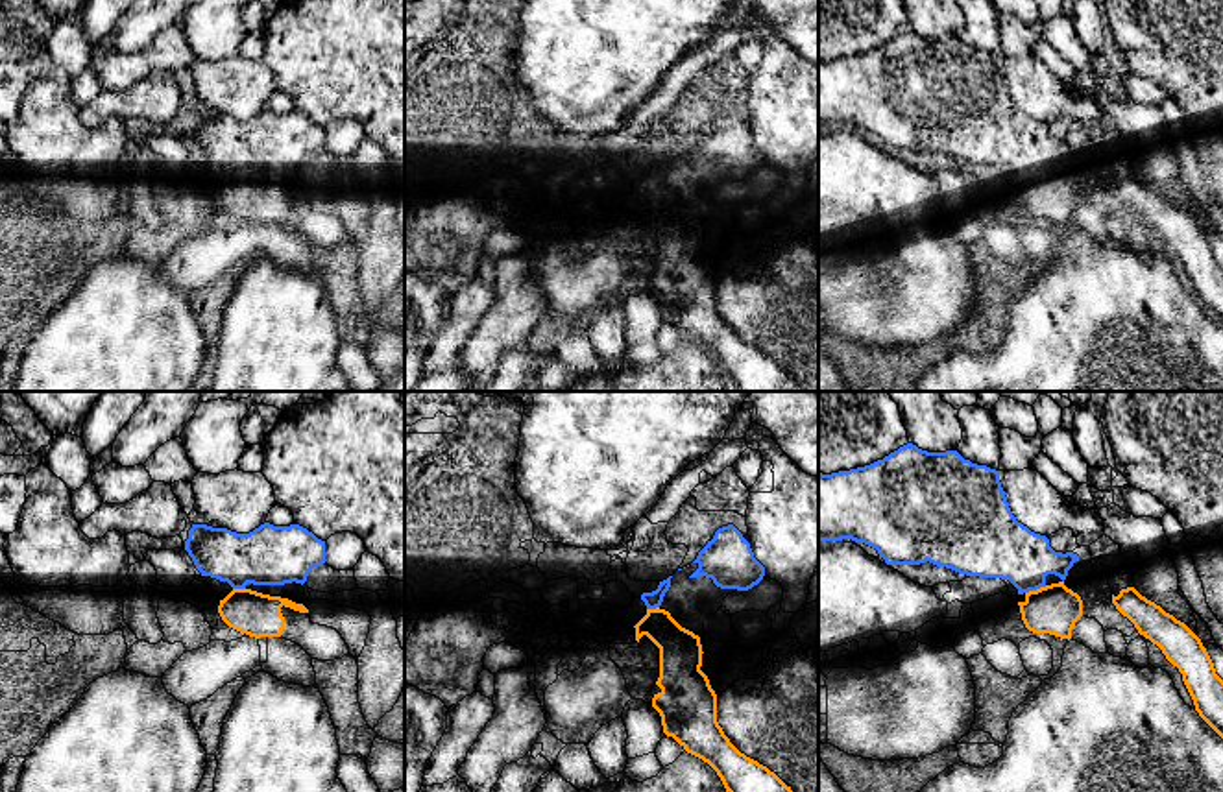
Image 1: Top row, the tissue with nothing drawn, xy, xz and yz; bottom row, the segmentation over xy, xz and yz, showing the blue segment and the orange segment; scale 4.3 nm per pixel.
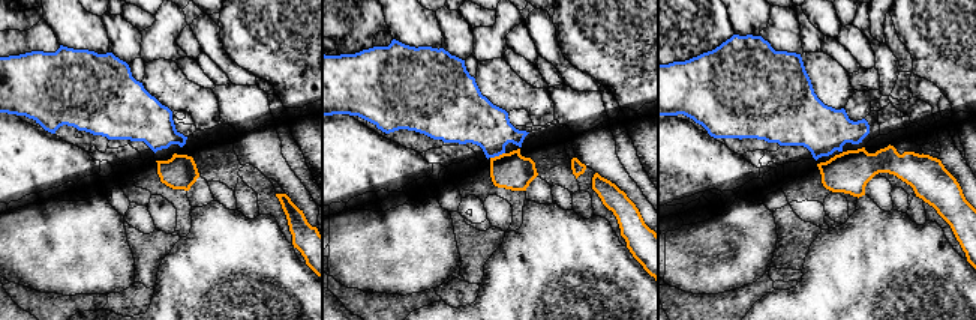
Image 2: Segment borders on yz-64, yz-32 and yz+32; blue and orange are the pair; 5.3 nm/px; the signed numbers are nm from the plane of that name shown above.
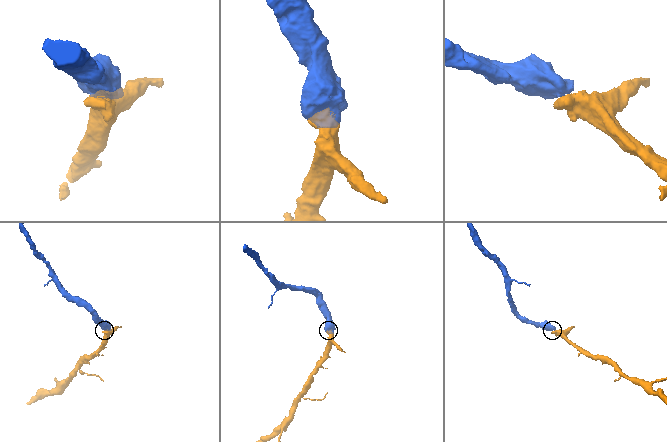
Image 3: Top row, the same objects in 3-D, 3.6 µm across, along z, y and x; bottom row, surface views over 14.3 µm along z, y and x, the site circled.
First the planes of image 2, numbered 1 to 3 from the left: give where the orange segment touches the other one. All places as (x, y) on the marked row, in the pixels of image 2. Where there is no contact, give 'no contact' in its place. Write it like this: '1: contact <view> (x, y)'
1: no contact
2: contact yz-32 (496, 155)
3: no contact

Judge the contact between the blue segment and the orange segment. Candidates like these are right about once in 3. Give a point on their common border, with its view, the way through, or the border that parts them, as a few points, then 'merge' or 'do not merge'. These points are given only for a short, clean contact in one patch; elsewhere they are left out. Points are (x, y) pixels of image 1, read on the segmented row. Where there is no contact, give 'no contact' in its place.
yz (1035, 589) | across yz (998, 545), (1028, 575), (1035, 589), (1053, 610) | merge

